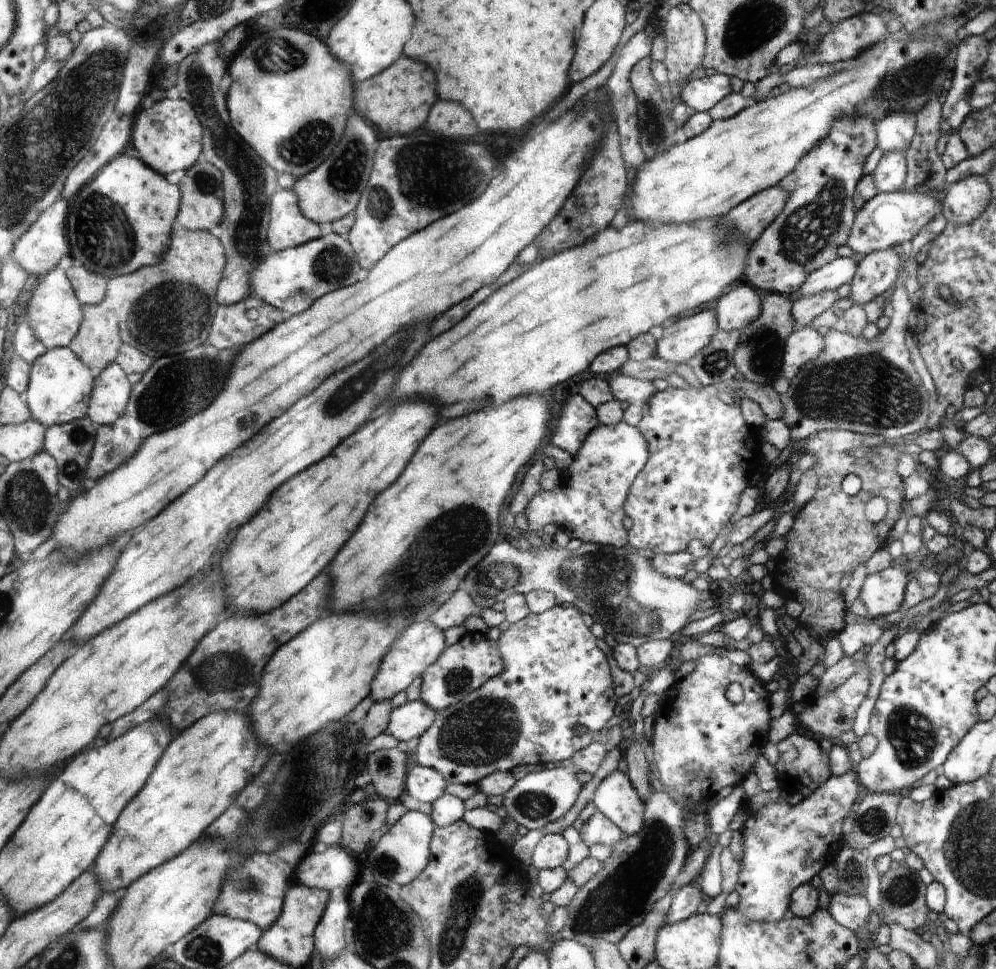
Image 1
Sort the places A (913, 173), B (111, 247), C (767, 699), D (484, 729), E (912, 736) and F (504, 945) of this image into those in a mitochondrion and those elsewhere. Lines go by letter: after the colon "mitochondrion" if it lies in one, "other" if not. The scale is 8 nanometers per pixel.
A: other
B: mitochondrion
C: other
D: mitochondrion
E: mitochondrion
F: other

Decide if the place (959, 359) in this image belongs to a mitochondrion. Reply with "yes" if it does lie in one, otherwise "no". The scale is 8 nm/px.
no

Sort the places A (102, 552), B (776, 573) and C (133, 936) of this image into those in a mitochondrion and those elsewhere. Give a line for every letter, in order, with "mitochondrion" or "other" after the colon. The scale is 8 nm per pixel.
A: other
B: other
C: other

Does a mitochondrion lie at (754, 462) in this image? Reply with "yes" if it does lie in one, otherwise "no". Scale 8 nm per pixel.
no

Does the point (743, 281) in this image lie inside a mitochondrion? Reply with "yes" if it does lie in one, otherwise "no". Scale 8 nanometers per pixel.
no

